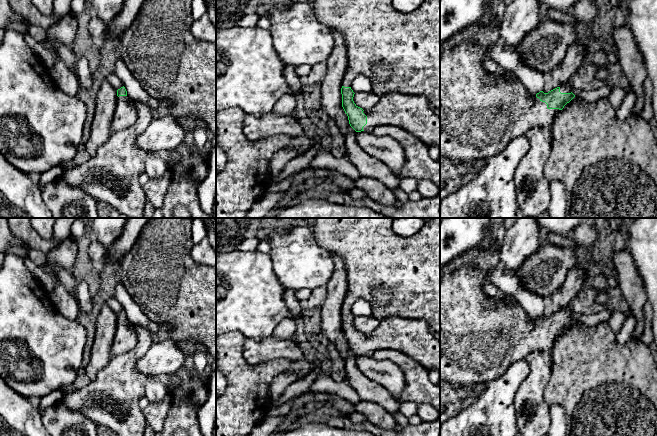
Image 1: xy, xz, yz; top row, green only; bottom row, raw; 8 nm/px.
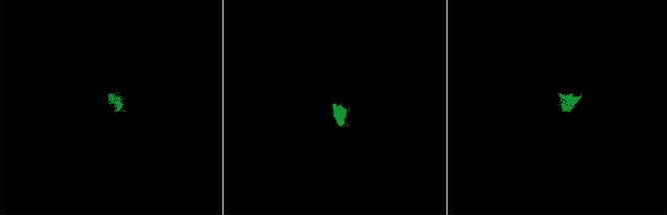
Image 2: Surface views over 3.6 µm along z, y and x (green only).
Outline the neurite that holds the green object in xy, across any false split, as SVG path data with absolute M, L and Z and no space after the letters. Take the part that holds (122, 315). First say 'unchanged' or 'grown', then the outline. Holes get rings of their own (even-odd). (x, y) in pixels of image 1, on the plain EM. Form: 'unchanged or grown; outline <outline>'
grown; outline M124 310L117 314L117 320L116 334L112 345L112 356L131 351L138 343L136 329L127 320Z

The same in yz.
grown; outline M474 265L447 273L440 280L440 381L445 384L473 388L488 383L504 374L514 361L525 359L534 351L551 350L556 338L575 321L570 310L560 310L548 317L540 315L529 321L512 295L509 301L485 295L482 291L485 282L491 282L489 269L478 270Z

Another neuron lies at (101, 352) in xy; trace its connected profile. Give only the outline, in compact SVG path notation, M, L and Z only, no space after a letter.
M104 304L96 317L96 332L91 348L90 360L85 368L85 374L94 381L98 373L112 359L112 345L116 334L117 314Z

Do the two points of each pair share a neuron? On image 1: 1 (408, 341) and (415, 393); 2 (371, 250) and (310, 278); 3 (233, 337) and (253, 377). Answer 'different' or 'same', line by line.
1: different
2: different
3: same

